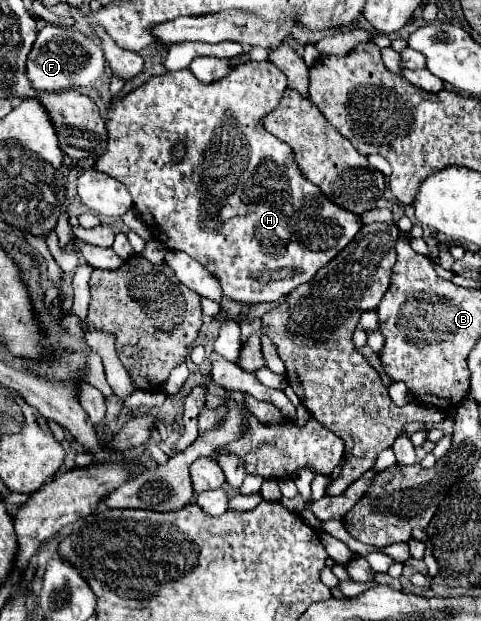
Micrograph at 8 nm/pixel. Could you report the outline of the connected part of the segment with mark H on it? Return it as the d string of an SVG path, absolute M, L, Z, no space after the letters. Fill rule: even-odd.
M254 60L244 64L244 66L234 68L228 76L224 76L222 80L210 82L210 84L200 82L188 70L168 72L168 74L162 74L162 76L152 76L146 84L138 86L136 90L120 96L120 98L114 98L114 104L110 104L108 122L106 122L108 136L110 136L108 138L108 150L102 158L96 160L96 170L104 172L108 176L114 176L116 180L120 180L130 190L134 206L140 210L148 230L154 232L156 240L160 240L166 248L186 252L188 256L192 256L194 260L204 264L220 280L224 296L228 296L236 302L244 302L244 304L282 300L284 296L288 296L288 292L292 288L312 280L312 276L318 272L318 268L328 264L328 260L332 260L332 256L336 256L336 252L340 252L346 244L350 244L350 240L362 228L360 216L344 212L344 208L332 204L320 192L320 188L316 188L316 186L308 184L308 180L304 180L304 174L300 172L300 168L296 168L296 162L292 160L292 152L290 152L288 144L284 144L282 140L276 140L276 136L264 132L264 126L260 124L260 120L262 120L262 116L272 112L272 108L276 108L276 104L280 102L280 96L284 94L284 90L286 90L284 72L280 72L272 62L254 62ZM176 142L188 144L188 152L184 154L182 162L172 162L172 158L170 158L172 146Z

